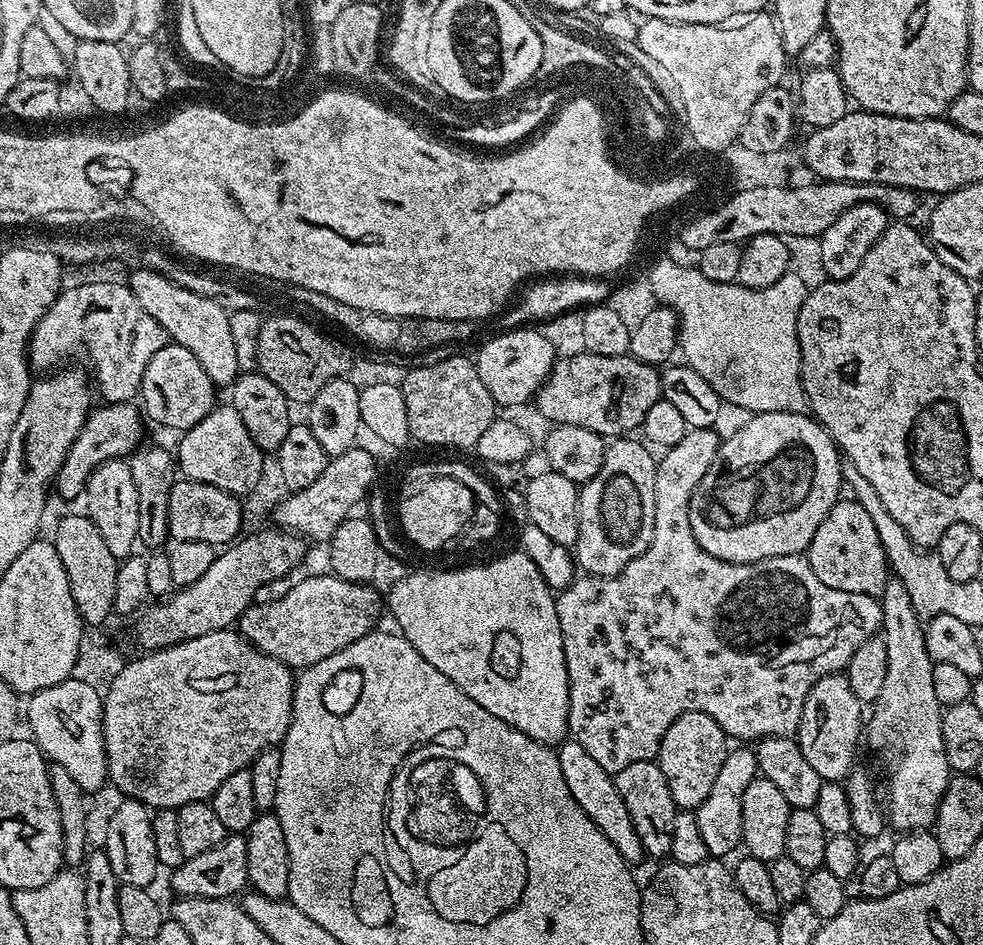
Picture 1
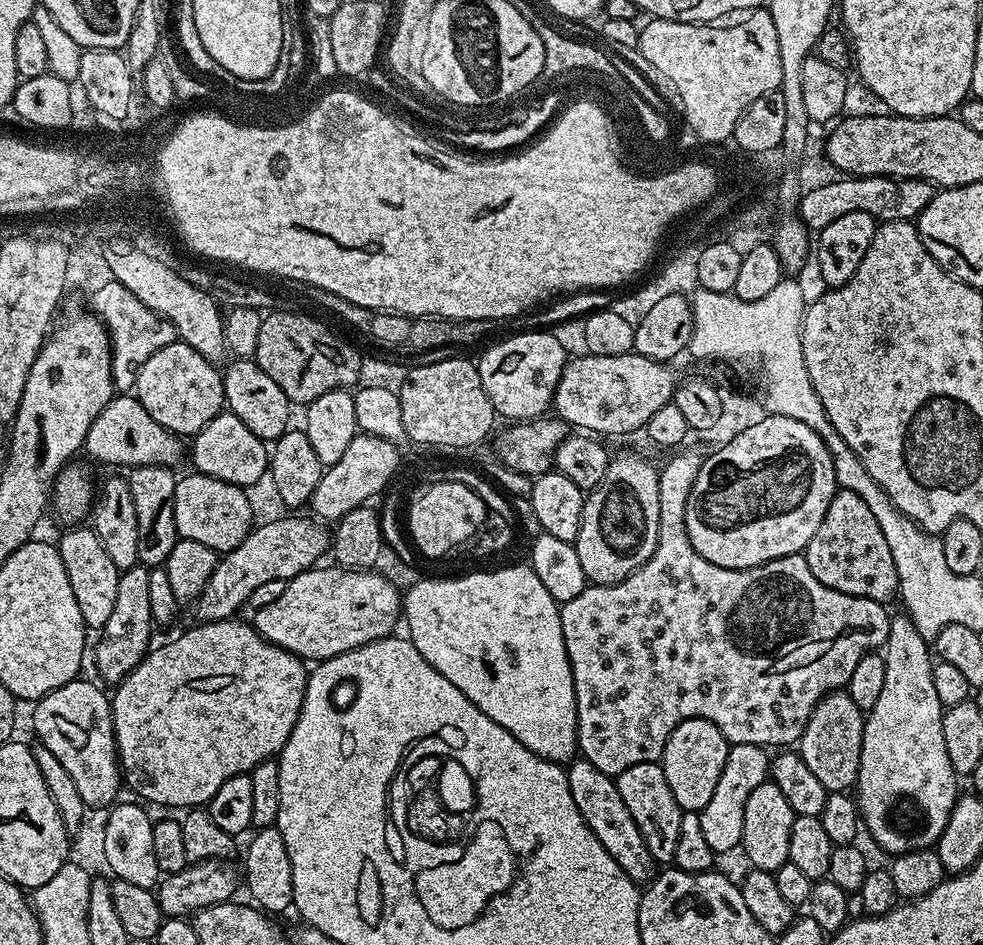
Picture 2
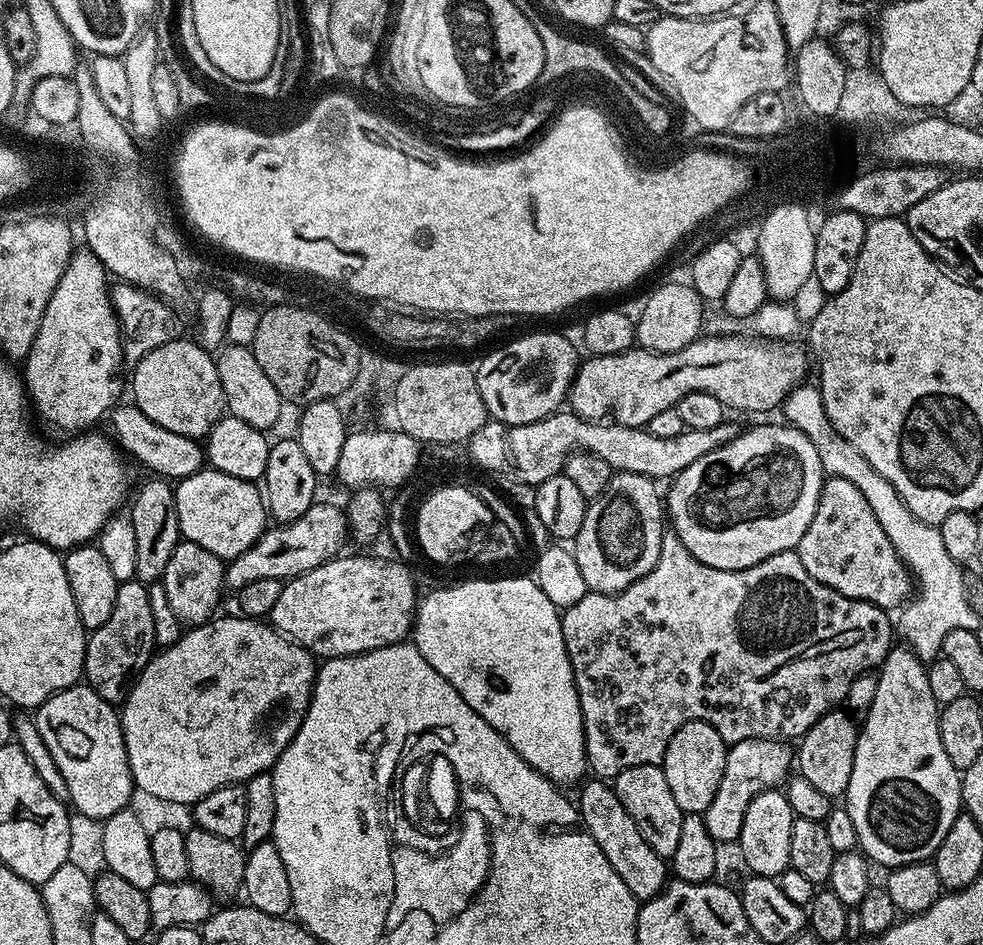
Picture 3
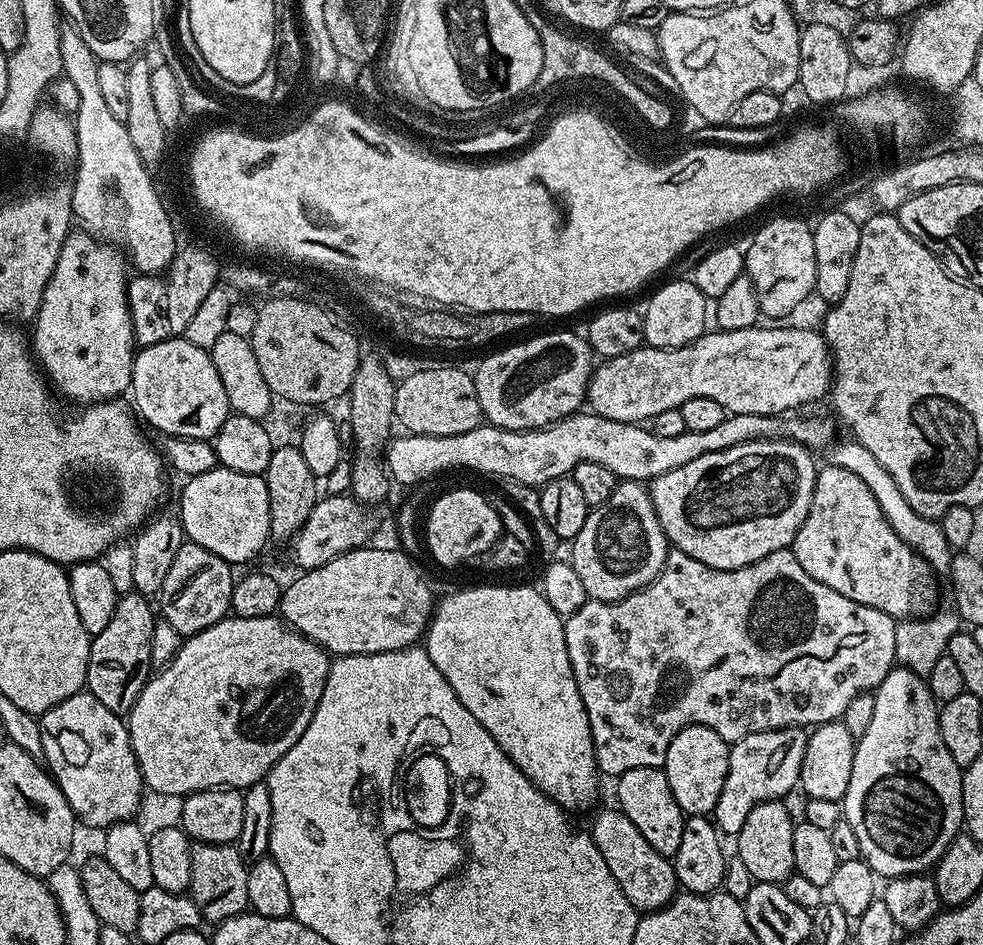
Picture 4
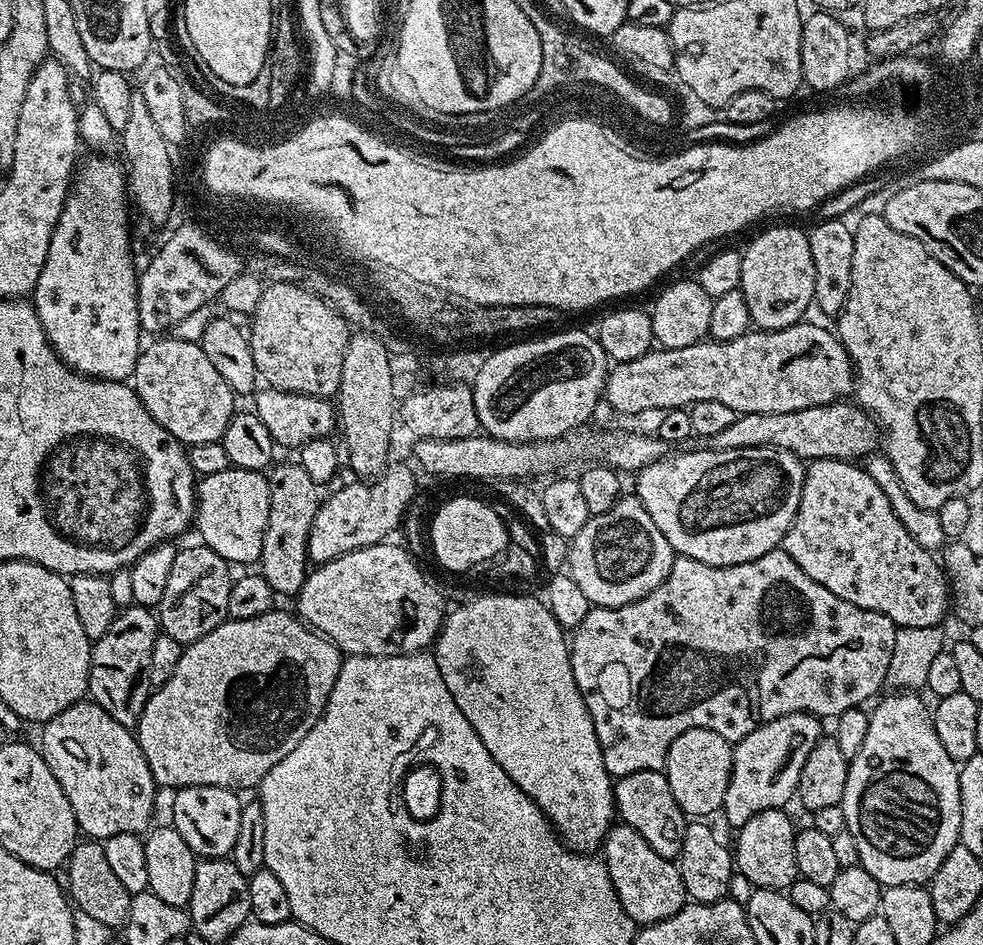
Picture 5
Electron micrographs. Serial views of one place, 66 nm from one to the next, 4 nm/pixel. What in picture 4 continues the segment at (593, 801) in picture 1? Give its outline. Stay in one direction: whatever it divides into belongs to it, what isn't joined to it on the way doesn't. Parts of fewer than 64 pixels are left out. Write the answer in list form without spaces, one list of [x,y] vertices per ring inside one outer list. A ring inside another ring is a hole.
[[[619,807],[604,808],[592,820],[590,835],[598,846],[598,854],[602,854],[606,866],[610,866],[610,874],[614,874],[614,882],[622,886],[622,894],[630,898],[630,902],[641,913],[655,912],[664,908],[672,897],[677,895],[676,869],[669,857],[658,854],[642,834],[638,834],[638,826],[626,818]]]

